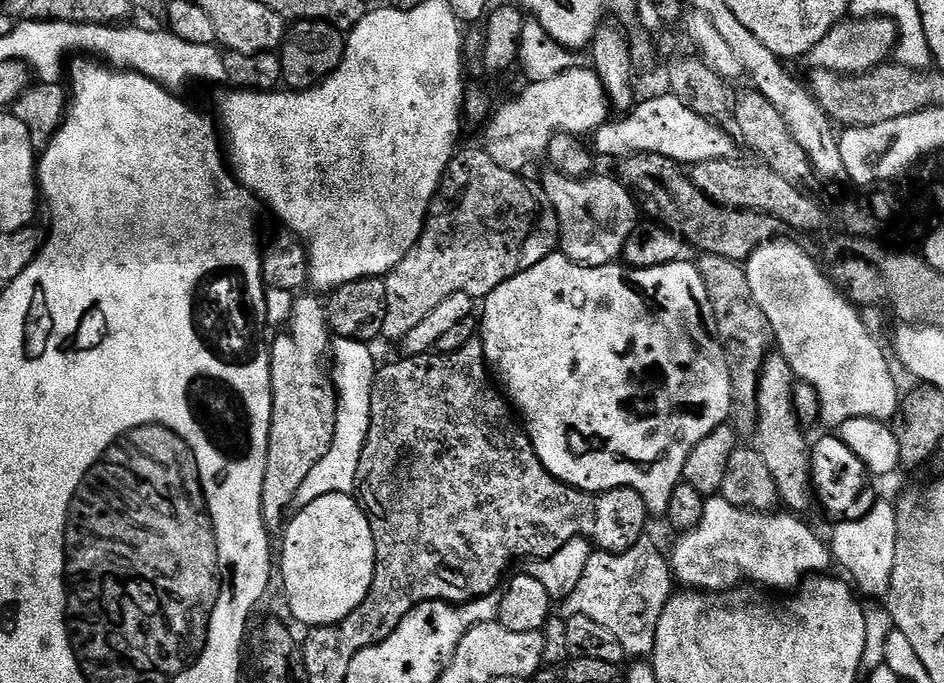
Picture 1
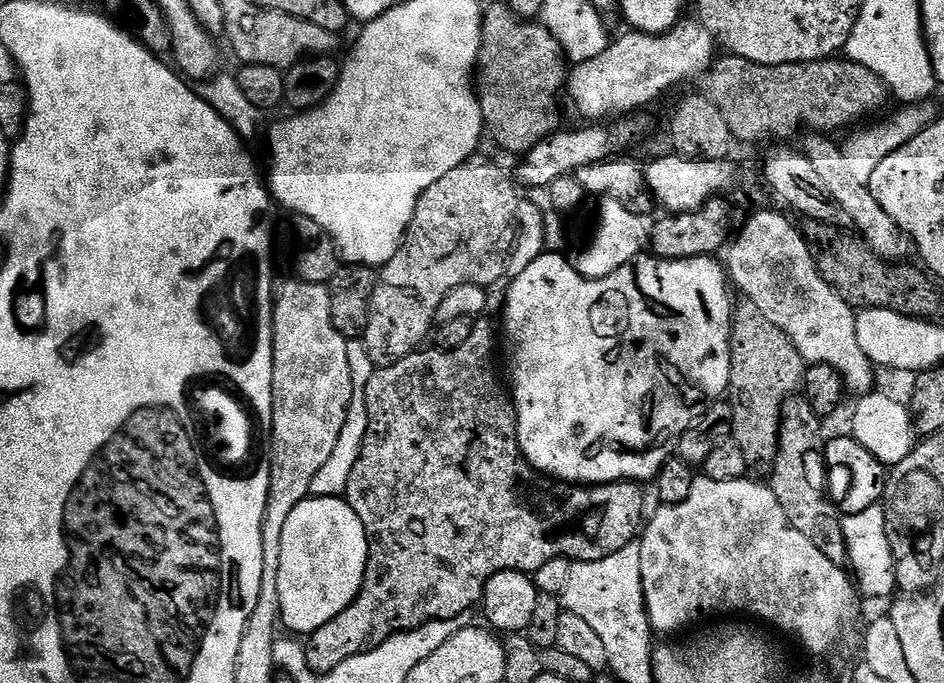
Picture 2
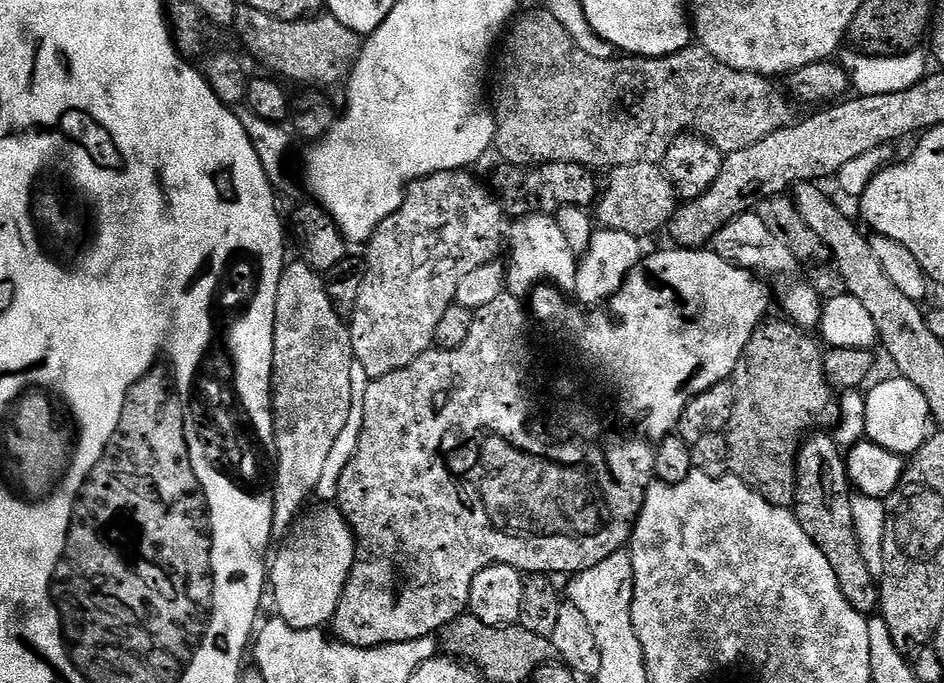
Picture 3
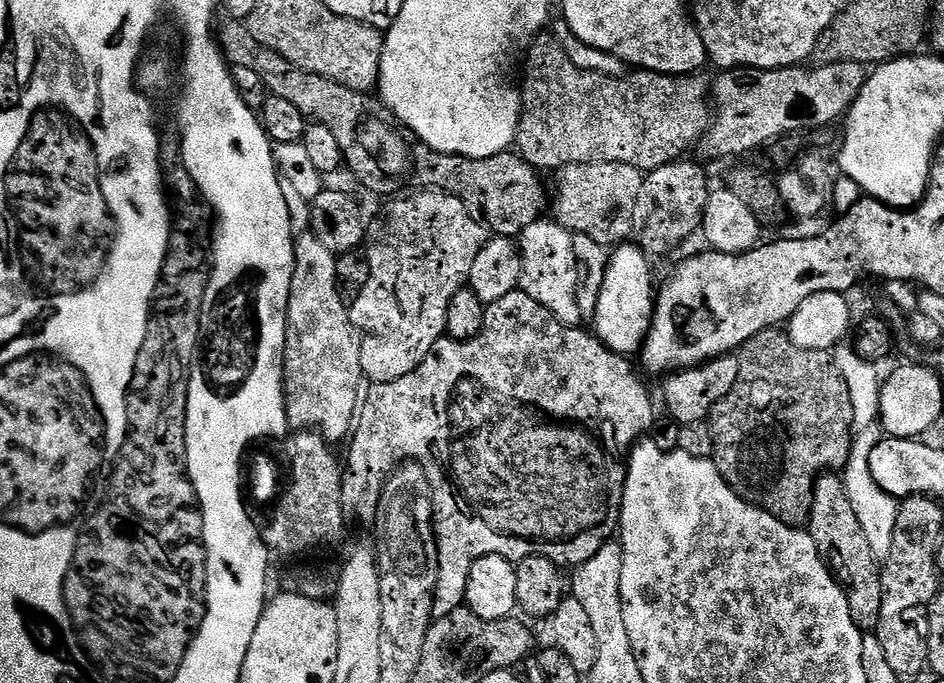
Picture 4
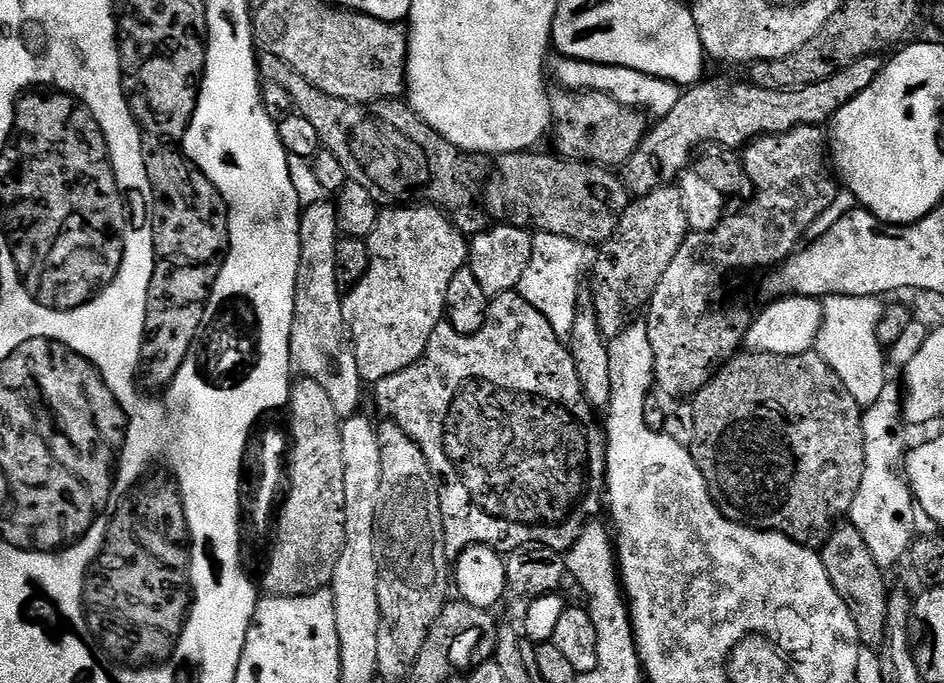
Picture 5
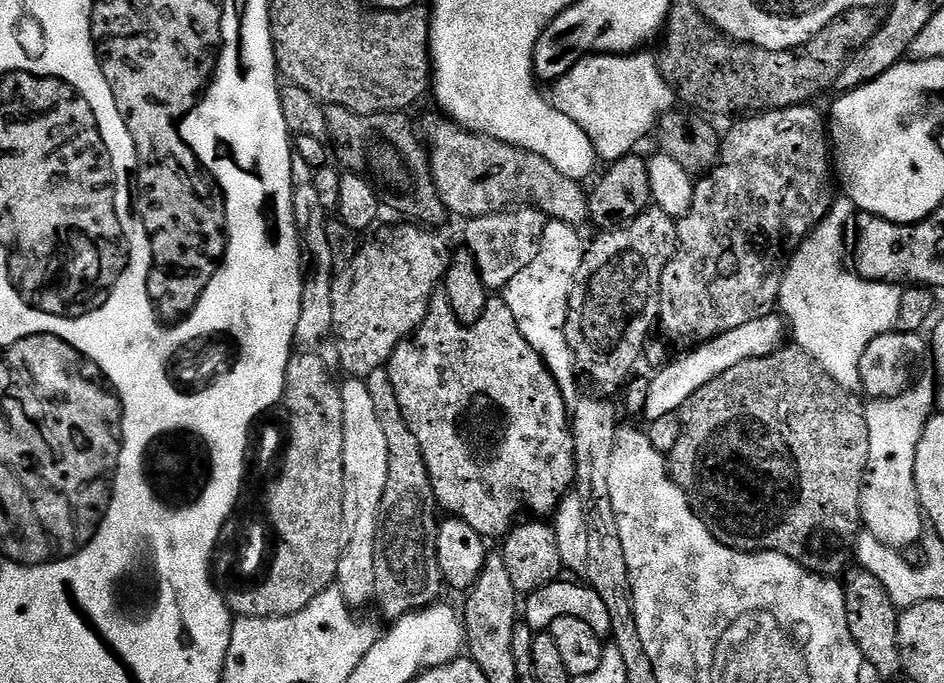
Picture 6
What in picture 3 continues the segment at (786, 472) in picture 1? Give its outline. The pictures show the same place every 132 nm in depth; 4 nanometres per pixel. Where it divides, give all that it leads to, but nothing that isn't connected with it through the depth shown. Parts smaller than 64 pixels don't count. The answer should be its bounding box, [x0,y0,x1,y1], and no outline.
[794,435,880,614]

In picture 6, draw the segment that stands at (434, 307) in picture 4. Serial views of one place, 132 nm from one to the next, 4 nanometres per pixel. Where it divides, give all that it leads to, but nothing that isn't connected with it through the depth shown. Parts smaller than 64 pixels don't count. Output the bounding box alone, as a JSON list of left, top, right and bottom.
[332,222,450,378]

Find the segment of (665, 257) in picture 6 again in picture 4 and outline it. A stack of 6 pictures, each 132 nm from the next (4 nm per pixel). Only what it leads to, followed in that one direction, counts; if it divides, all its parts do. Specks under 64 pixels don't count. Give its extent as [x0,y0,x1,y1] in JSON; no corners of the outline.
[638,158,710,257]

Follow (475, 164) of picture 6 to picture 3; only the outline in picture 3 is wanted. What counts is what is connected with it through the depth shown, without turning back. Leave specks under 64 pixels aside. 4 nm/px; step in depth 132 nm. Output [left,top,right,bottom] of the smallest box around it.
[594,164,678,238]

